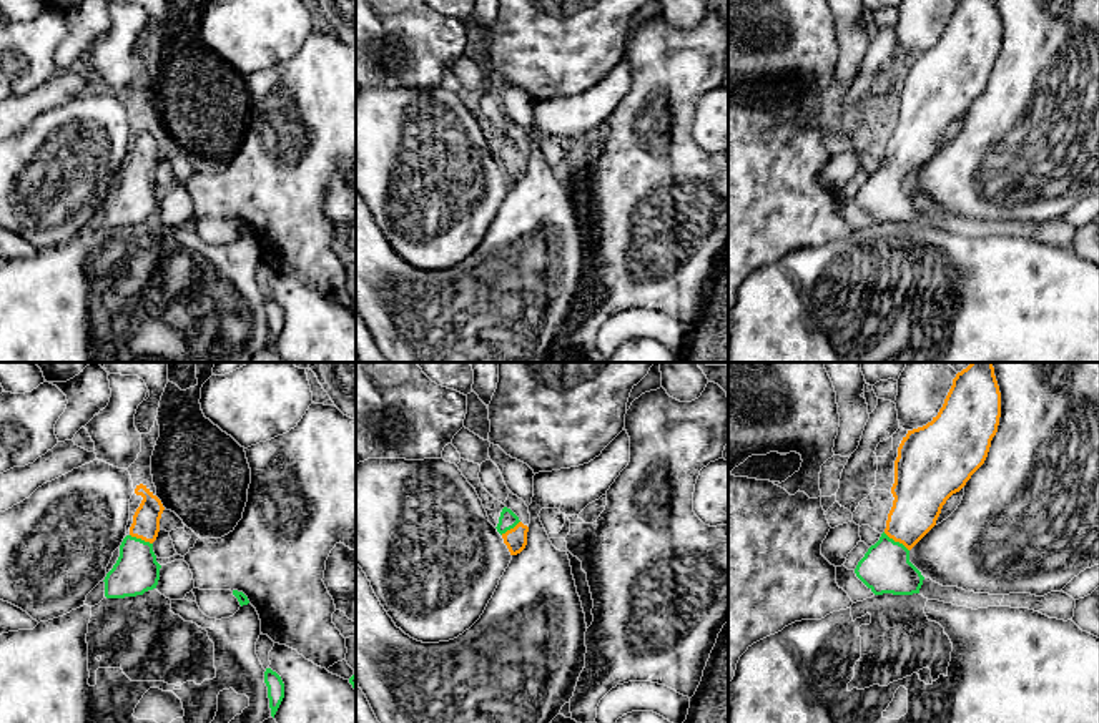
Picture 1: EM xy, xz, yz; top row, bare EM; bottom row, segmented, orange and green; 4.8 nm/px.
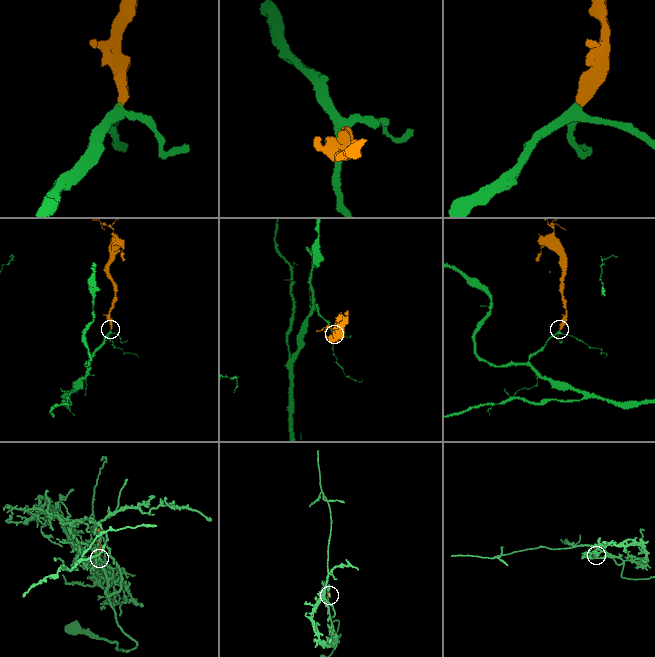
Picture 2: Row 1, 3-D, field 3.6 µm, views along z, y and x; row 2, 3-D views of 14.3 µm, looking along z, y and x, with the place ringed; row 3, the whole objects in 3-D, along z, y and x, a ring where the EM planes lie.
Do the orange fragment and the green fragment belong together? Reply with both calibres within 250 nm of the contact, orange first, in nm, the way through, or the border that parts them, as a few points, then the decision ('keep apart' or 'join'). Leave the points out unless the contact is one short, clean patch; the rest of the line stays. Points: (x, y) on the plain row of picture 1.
240/240 nm | across yz (920, 123), (913, 143), (896, 168), (885, 196) | join

